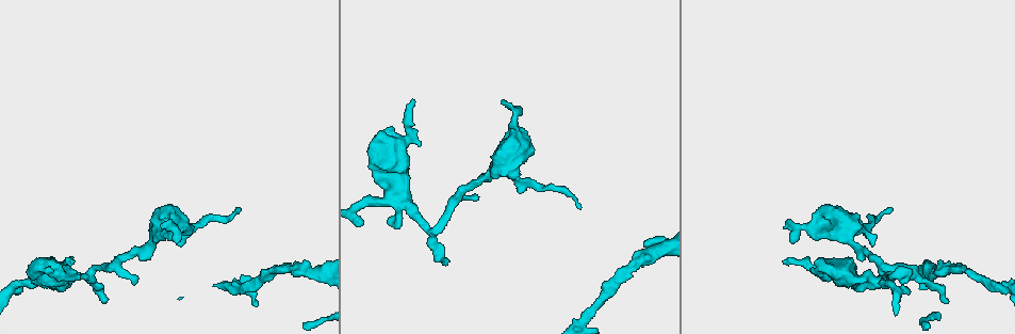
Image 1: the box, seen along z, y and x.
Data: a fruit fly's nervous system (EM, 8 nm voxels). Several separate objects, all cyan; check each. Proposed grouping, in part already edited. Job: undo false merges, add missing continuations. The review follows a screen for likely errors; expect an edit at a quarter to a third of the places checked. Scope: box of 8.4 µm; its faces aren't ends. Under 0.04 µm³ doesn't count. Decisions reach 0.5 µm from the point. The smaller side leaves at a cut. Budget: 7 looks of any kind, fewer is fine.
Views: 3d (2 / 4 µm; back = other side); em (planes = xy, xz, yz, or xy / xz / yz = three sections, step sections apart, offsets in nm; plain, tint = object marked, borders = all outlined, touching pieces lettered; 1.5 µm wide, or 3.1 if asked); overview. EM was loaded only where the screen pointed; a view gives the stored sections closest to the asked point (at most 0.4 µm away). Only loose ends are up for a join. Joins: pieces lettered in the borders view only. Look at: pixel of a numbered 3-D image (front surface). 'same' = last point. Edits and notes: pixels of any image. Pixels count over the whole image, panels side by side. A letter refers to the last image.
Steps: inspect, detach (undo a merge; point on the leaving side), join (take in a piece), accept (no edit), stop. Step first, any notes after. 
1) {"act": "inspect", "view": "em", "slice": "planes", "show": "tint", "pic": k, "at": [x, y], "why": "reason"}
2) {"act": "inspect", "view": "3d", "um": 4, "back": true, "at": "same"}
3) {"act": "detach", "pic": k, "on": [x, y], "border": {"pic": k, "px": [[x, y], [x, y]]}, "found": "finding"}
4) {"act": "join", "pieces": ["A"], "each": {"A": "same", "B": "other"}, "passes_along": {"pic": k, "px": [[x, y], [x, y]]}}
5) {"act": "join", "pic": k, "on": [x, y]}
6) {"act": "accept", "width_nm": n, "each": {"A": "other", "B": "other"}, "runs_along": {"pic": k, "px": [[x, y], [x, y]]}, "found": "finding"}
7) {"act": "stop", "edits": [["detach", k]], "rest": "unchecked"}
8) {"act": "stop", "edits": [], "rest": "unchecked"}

{"act": "inspect", "view": "3d", "um": 4, "pic": 1, "at": [444, 265], "why": "tapers out"}

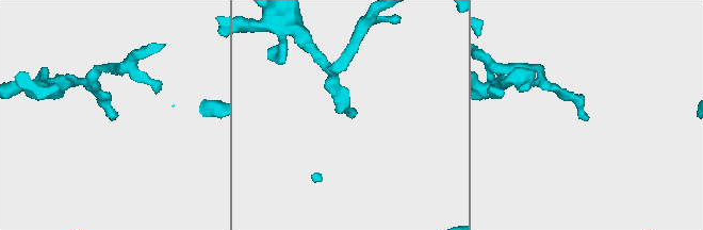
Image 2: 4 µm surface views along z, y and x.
{"act": "inspect", "view": "em", "slice": "planes", "show": "borders", "pic": 2, "at": [587, 119]}

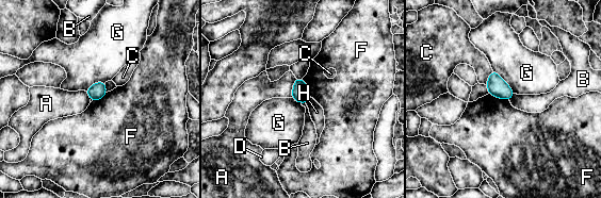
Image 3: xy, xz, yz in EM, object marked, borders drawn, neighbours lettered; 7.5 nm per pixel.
{"act": "accept", "longest_contact_nm": ["G", 240], "each": {"A": "other", "B": "other", "C": "other", "D": "other", "F": "other", "G": "other", "H": "other"}, "border": {"pic": 3, "px": [[489, 93], [508, 100]]}, "found": "no lettered piece goes on from it"}

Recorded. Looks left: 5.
{"act": "inspect", "view": "3d", "um": 2, "pic": 1, "at": [136, 281], "why": "thin end"}

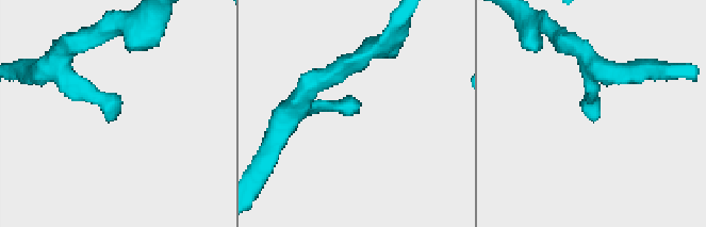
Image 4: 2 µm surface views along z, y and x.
{"act": "inspect", "view": "em", "slice": "yz", "step": 8, "show": "borders", "pic": 4, "at": [358, 107]}

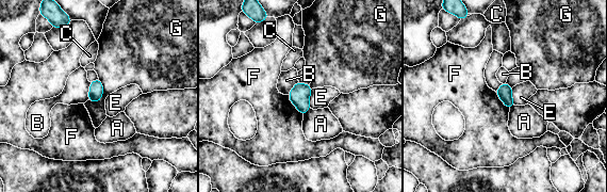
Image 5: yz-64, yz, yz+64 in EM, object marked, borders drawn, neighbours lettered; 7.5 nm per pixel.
{"act": "accept", "each": {"A": "other", "B": "other", "C": "other", "E": "other", "F": "other", "G": "other"}, "border": {"pic": 5, "px": [[312, 89], [309, 107]]}, "found": "none of them fits"}

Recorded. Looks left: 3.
{"act": "inspect", "view": "3d", "um": 4, "pic": 1, "at": [791, 241], "why": "free end"}

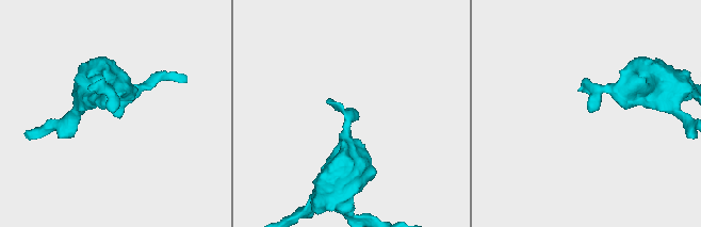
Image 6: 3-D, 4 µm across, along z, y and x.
{"act": "inspect", "view": "em", "slice": "planes", "show": "borders", "pic": 6, "at": [116, 107], "why": "now the EM"}

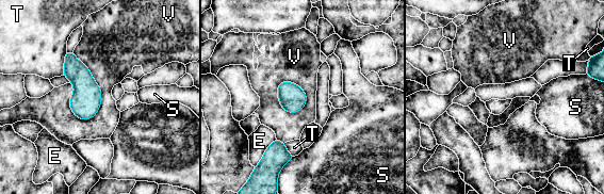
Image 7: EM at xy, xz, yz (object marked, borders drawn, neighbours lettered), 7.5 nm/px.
{"act": "accept", "longest_contact_nm": ["V", 550], "each": {"E": "other", "S": "other", "T": "other", "V": "other"}, "border": {"pic": 7, "px": [[72, 52], [100, 91], [87, 120]]}, "found": "no lettered piece goes on from it"}

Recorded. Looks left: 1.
{"act": "stop", "edits": [], "rest": "unchecked"}

